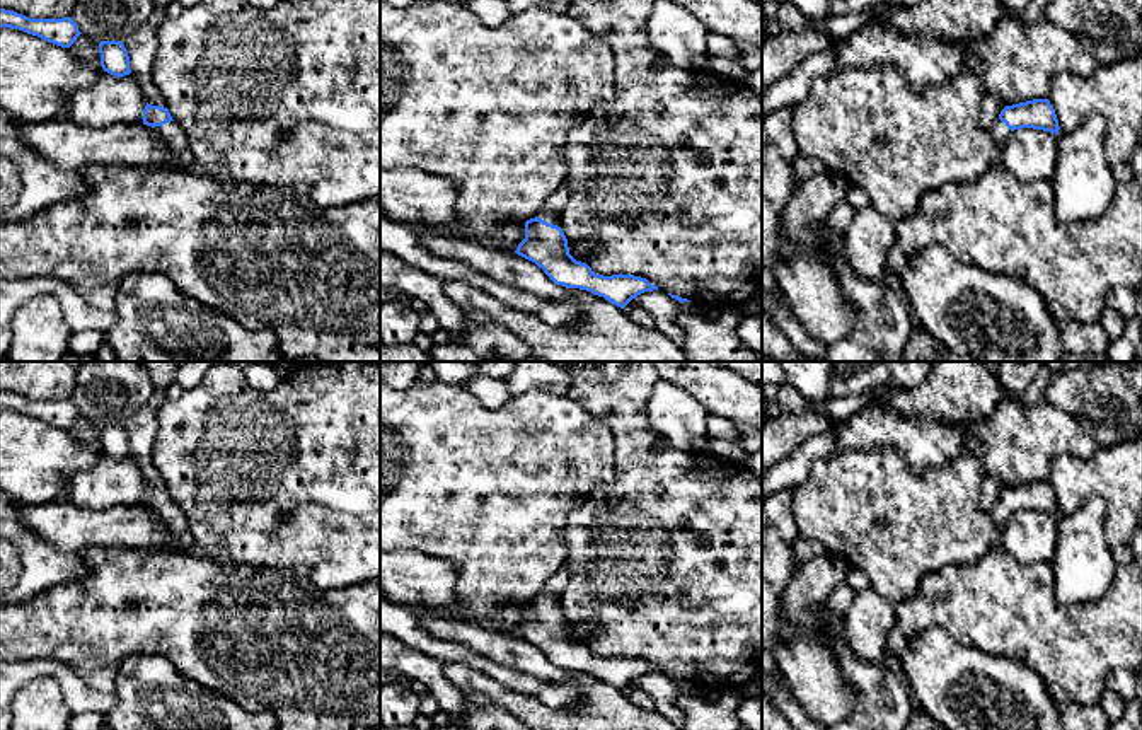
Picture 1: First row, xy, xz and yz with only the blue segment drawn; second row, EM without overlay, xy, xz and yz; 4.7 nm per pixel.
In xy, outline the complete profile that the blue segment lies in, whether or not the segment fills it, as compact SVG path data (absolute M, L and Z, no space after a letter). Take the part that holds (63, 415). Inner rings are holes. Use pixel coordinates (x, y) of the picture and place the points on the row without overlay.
M0 391L0 409L19 411L61 430L70 430L82 416L72 399L31 401L5 391Z

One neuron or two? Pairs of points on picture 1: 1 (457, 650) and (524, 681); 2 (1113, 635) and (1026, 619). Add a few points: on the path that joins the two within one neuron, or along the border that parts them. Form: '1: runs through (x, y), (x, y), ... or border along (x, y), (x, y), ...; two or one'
1: runs through (474, 660), (507, 677); one
2: runs through (1091, 635), (1049, 635); one

